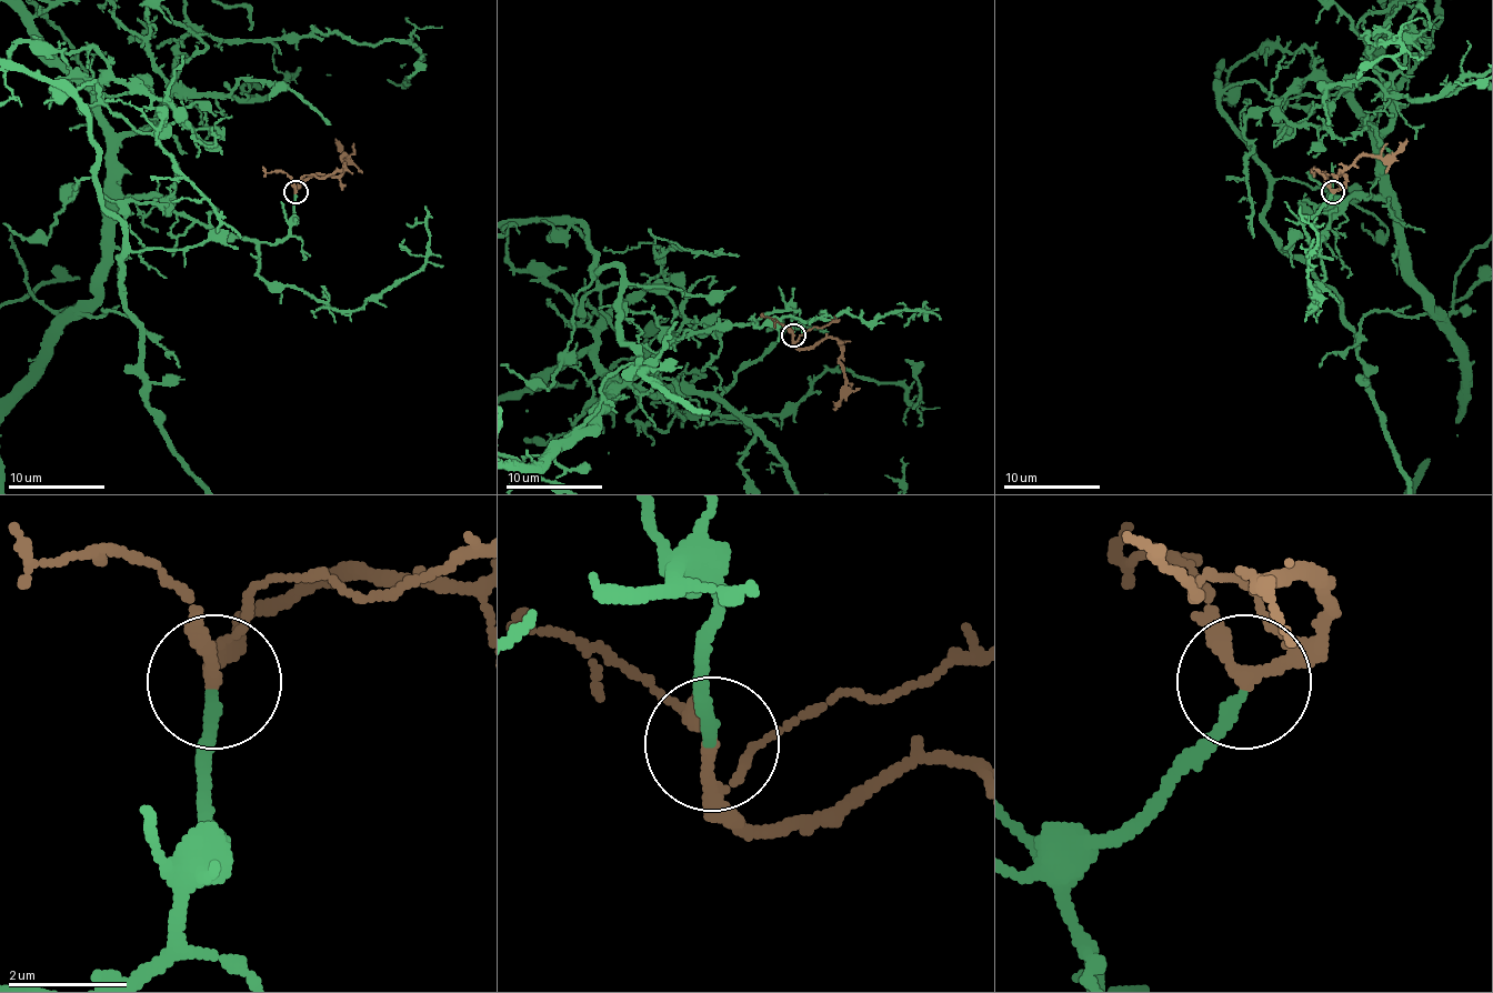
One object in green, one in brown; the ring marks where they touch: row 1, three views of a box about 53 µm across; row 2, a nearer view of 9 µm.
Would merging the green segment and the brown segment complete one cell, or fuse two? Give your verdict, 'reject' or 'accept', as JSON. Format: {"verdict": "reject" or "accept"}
{"verdict": "accept"}

